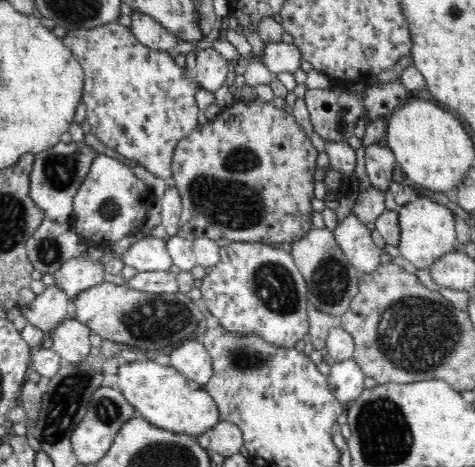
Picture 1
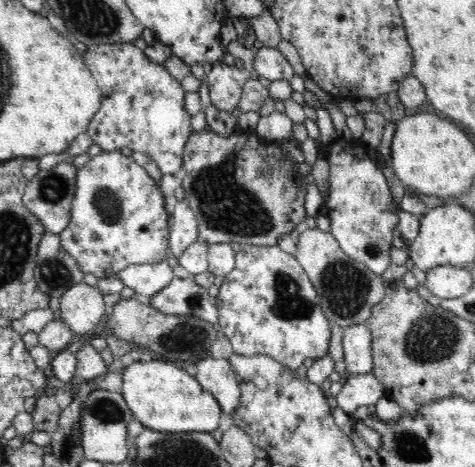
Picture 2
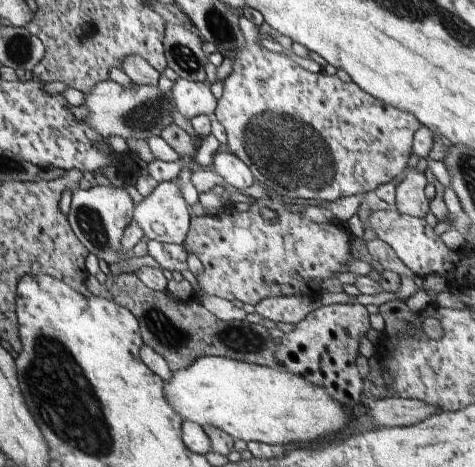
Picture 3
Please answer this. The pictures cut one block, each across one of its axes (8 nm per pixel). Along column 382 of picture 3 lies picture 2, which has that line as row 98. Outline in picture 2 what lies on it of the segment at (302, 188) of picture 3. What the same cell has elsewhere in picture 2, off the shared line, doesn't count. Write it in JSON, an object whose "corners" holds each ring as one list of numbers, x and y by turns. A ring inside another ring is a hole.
{"corners":[[120,42,120,44,98,44,98,46,88,46,88,52,82,54,86,68,92,72,94,80,98,82,102,100,100,100,100,110,96,116,90,120,88,126,88,136,90,140,102,148,102,152,120,152,122,148,128,148,132,152,144,152,148,154,162,174,174,174,178,176,182,170,182,152,186,150,186,144,192,136,190,128,190,112,186,110,186,92,182,88,182,82,176,82,166,66,160,66,152,62,146,52,136,48,132,42]]}

